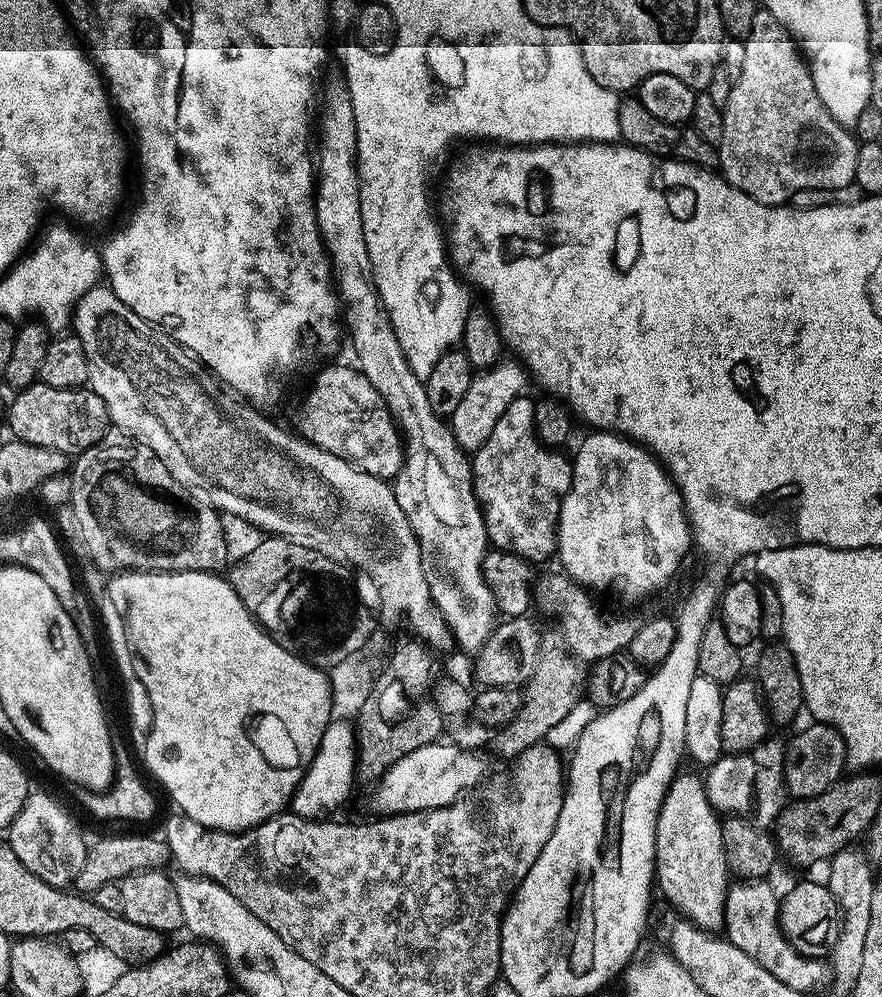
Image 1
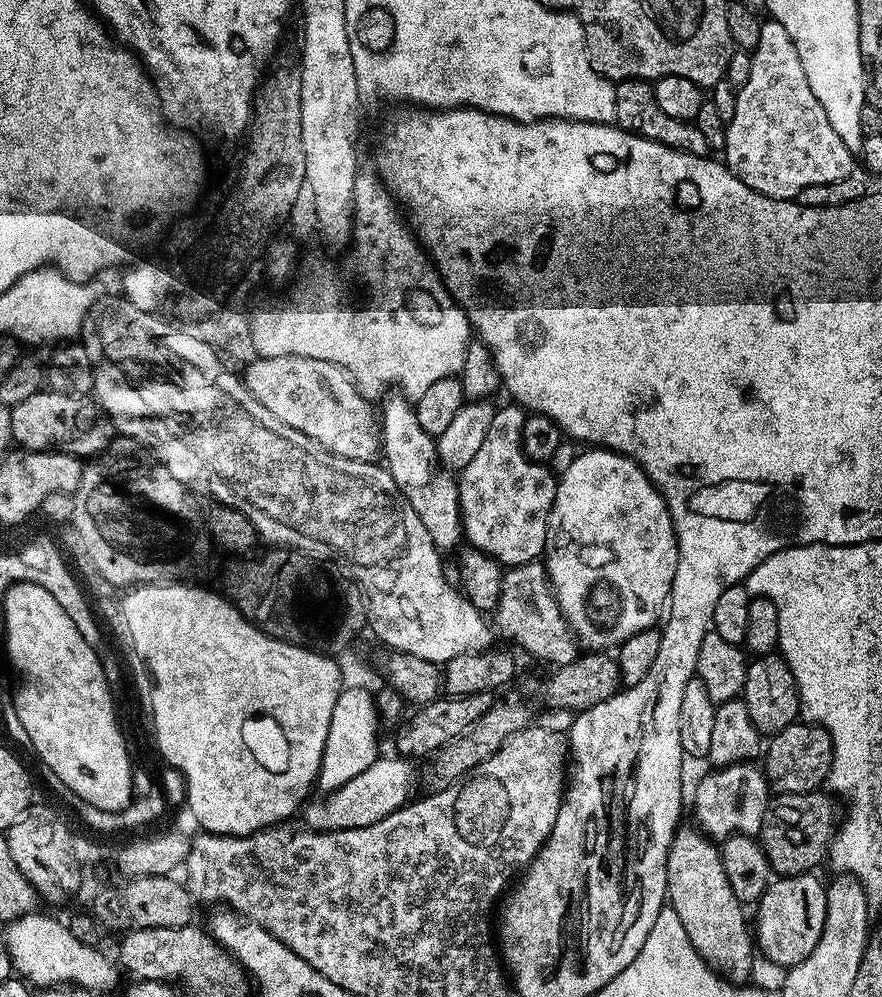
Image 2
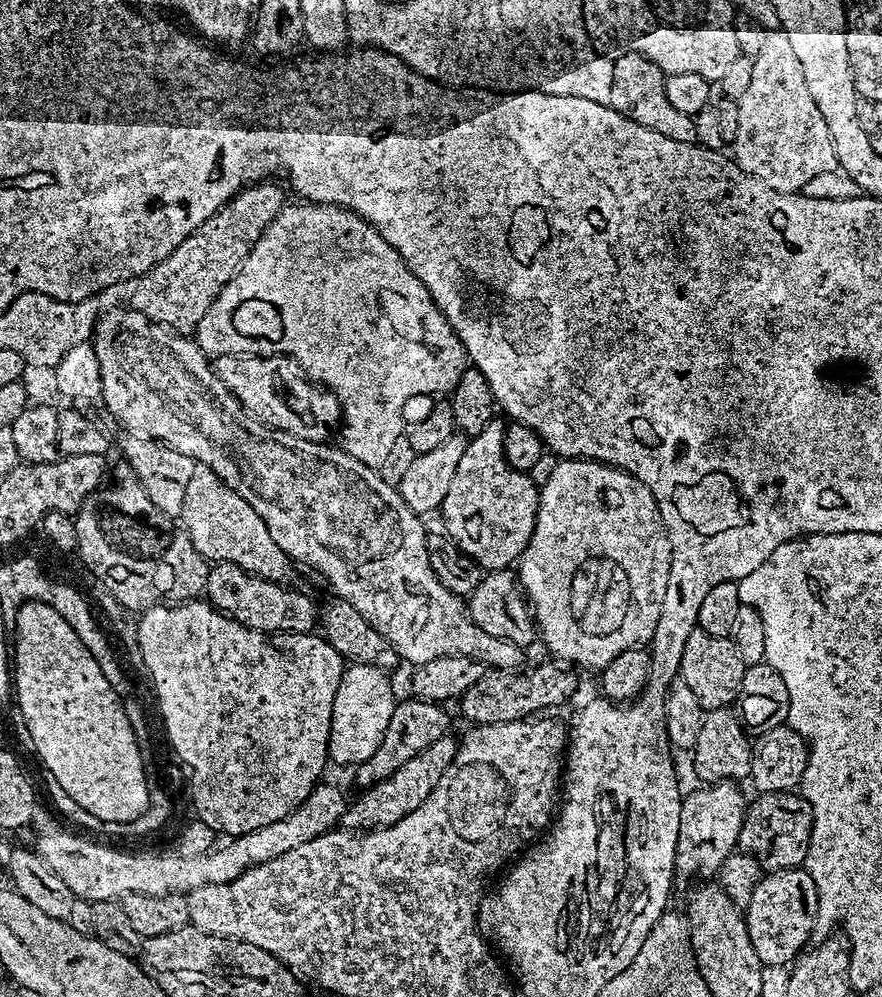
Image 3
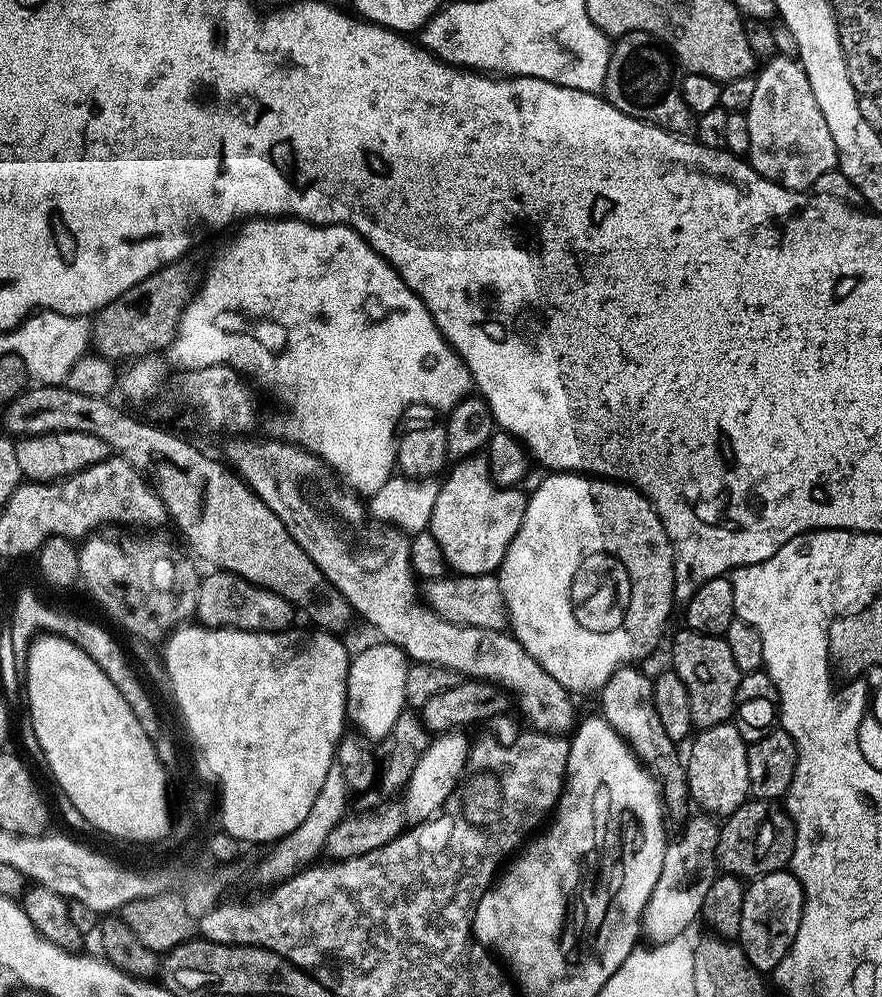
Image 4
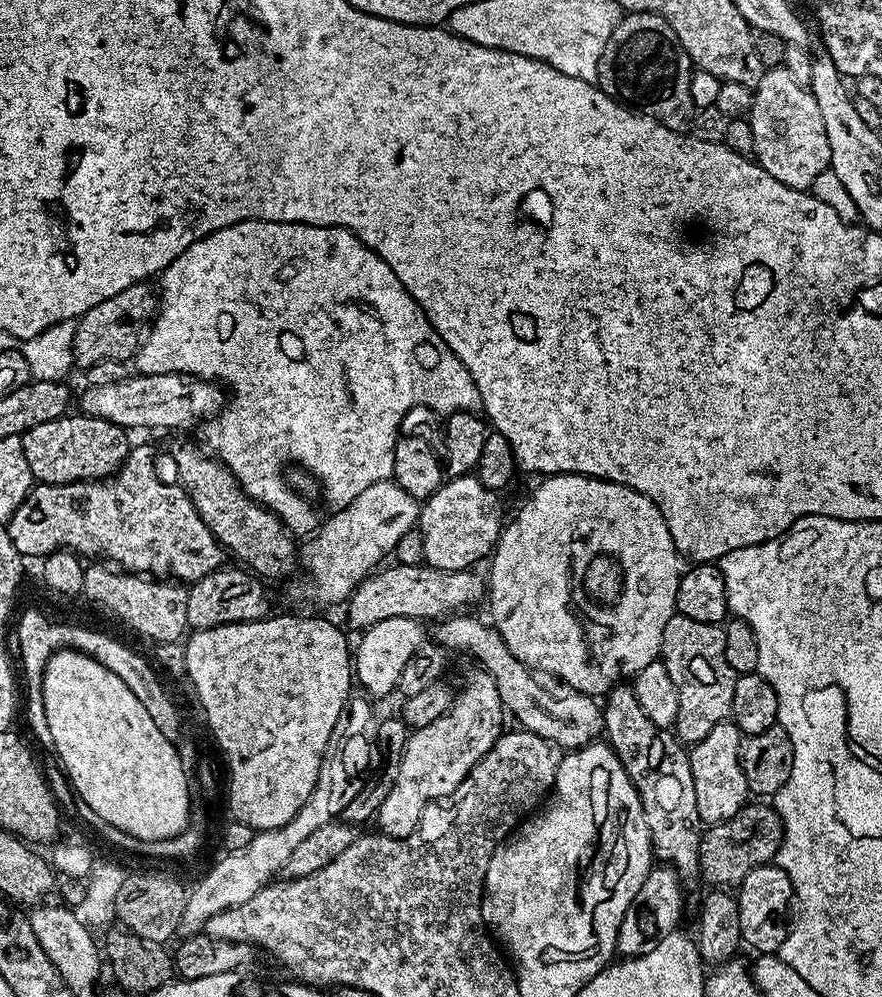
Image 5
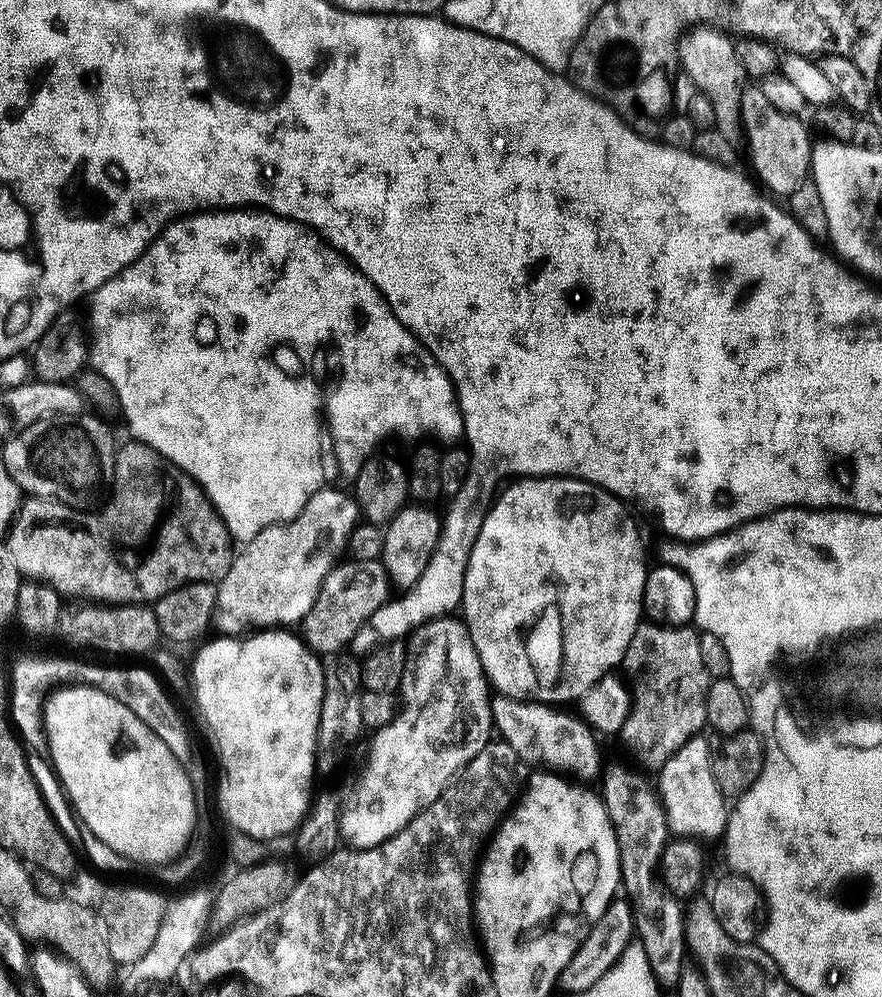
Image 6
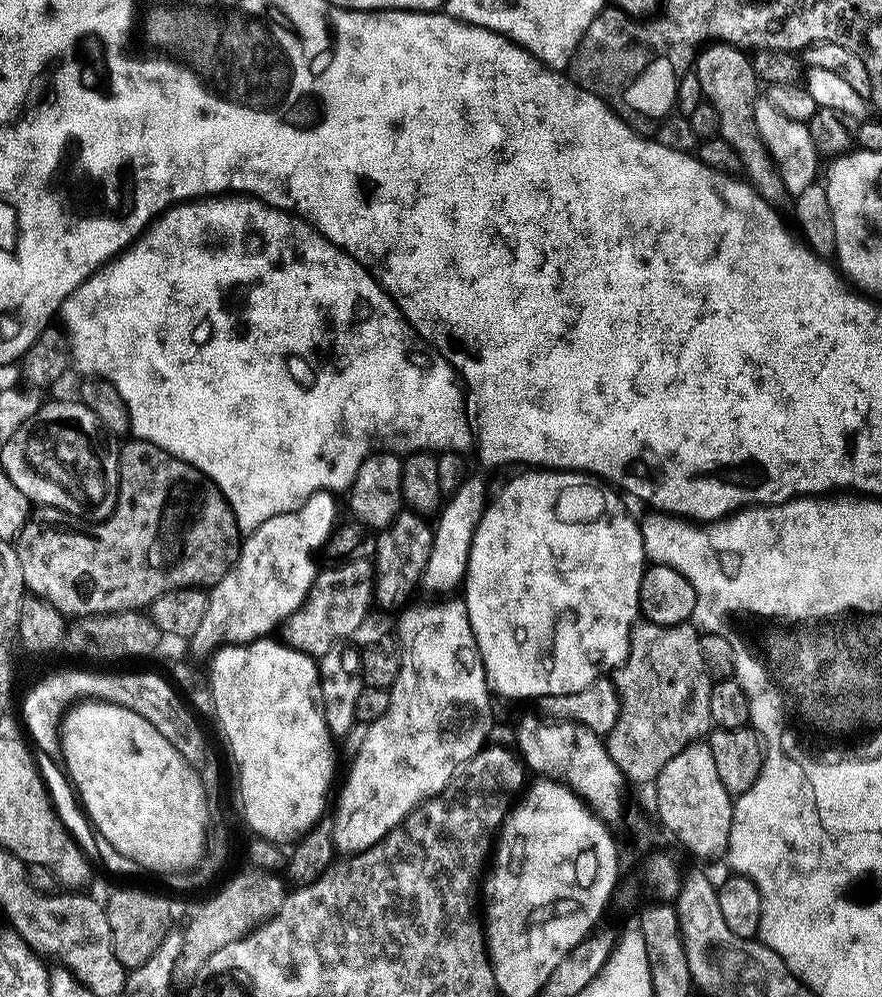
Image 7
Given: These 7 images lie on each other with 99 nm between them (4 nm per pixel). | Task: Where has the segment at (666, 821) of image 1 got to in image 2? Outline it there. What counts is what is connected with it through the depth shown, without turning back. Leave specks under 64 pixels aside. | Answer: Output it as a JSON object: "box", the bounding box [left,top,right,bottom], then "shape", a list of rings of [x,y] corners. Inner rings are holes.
{"box":[667,827,754,981],"shape":[[[677,827],[676,836],[668,848],[667,903],[678,914],[686,934],[690,934],[694,950],[698,950],[709,966],[733,981],[747,981],[744,979],[752,972],[754,936],[749,921],[748,924],[744,921],[745,909],[740,900],[734,898],[730,882],[726,882],[719,847],[699,827],[684,827]]]}

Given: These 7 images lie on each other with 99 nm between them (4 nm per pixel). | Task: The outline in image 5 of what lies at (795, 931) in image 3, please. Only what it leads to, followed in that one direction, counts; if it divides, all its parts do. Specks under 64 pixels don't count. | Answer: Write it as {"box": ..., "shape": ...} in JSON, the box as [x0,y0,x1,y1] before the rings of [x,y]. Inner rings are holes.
{"box":[736,863,794,954],"shape":[[[775,863],[763,864],[760,868],[750,870],[750,874],[746,874],[746,878],[738,886],[736,901],[741,941],[747,947],[749,944],[756,954],[779,953],[788,937],[790,909],[794,904],[792,883],[786,870],[782,870]]]}

